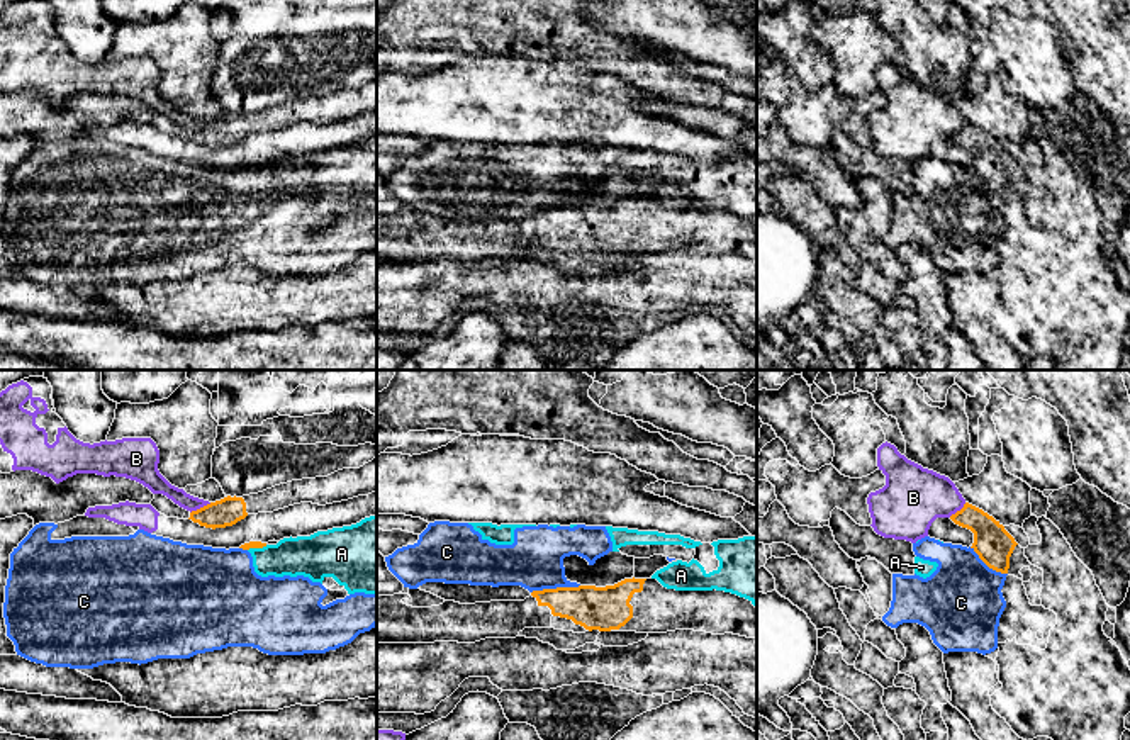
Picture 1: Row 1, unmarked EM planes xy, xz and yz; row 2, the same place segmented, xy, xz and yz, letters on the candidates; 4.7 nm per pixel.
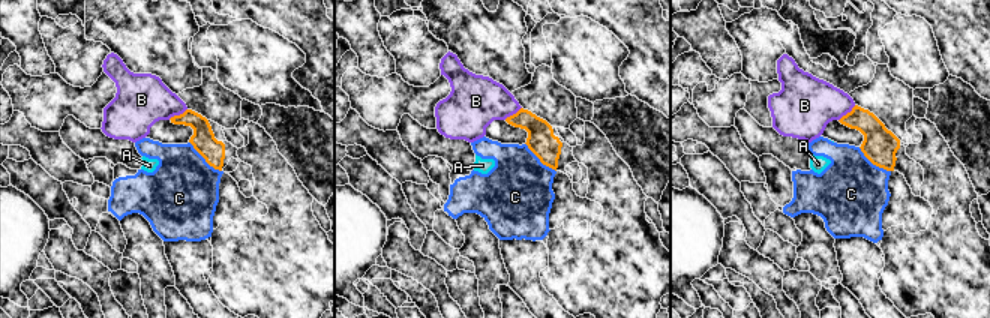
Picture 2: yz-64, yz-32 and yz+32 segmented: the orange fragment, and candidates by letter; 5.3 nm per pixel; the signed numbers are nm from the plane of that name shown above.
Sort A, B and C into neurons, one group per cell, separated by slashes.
A C / B

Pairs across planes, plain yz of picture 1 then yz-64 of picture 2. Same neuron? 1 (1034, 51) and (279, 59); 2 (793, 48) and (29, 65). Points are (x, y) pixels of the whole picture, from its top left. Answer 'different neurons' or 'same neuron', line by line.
1: same neuron
2: same neuron

